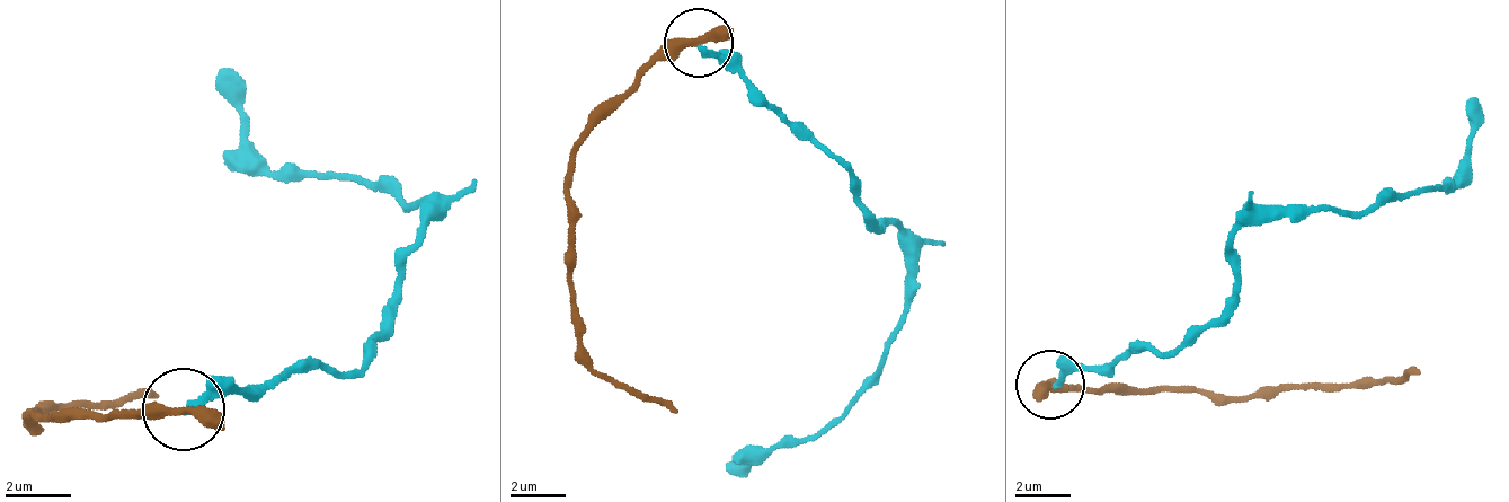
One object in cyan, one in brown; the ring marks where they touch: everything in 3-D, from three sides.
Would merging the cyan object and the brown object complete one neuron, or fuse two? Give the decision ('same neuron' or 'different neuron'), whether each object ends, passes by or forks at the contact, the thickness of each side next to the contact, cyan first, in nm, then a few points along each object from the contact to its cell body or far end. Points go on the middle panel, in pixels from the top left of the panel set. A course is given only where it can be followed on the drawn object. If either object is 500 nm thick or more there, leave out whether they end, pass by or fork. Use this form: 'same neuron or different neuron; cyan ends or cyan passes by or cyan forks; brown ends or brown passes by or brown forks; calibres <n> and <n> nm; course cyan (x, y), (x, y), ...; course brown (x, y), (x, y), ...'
different neuron; cyan ends; brown passes by; calibres 240 and 340 nm; course cyan (700, 47), (810, 138), (844, 172), (872, 220), (906, 240), (906, 324), (844, 413), (728, 468); course brown (700, 41), (680, 41), (589, 131), (569, 178), (576, 351), (680, 413)

